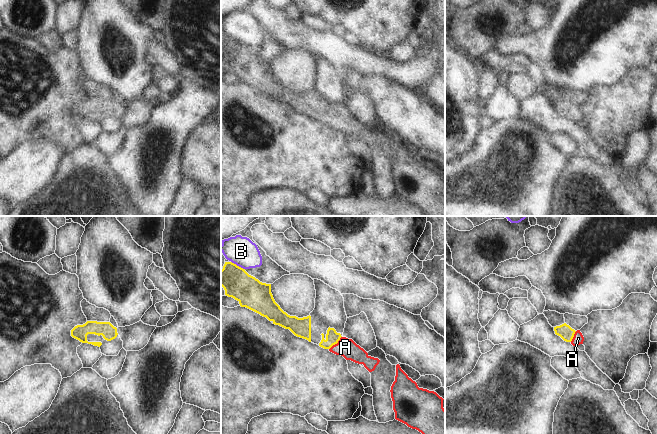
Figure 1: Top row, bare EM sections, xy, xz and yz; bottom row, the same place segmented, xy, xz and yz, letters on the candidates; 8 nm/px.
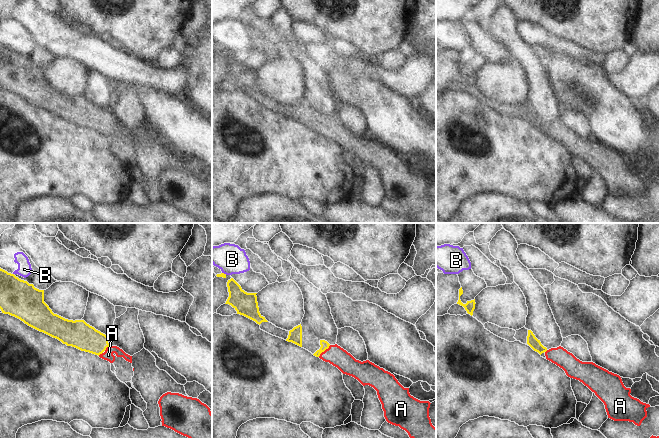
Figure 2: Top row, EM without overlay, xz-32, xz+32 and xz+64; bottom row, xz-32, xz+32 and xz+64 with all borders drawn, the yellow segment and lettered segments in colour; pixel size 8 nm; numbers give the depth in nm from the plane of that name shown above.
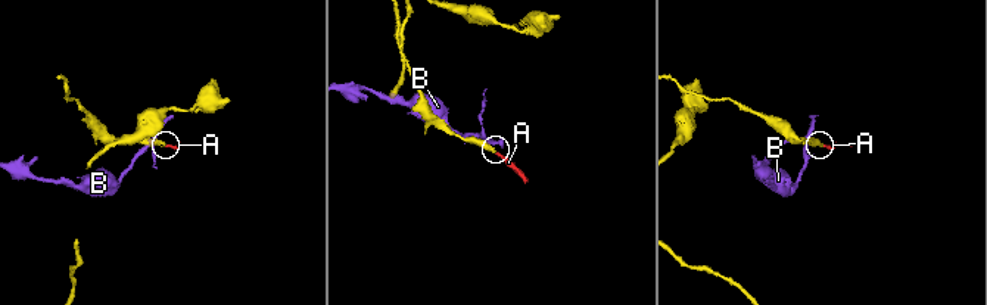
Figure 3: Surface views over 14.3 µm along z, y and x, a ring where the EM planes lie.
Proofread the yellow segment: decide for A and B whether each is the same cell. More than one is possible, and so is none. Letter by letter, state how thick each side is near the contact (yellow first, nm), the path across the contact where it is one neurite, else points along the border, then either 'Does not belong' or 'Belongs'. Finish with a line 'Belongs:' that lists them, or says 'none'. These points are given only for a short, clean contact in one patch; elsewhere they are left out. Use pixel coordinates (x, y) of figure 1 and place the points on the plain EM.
A: Thickness 110 nm (yellow) against 150 nm. Path across: xz (332, 113), (336, 119), (345, 123). Belongs
B: Thickness 240 nm (yellow) against 220 nm. Boundary: xz (231, 37), (244, 45). Does not belong
Belongs: A.

